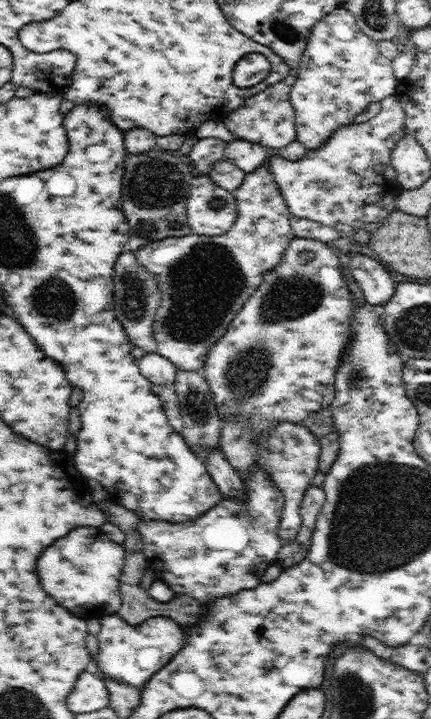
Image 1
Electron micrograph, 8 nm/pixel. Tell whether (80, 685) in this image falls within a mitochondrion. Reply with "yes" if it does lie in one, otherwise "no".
no

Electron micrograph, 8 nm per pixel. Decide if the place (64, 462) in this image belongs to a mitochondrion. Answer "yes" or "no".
no

